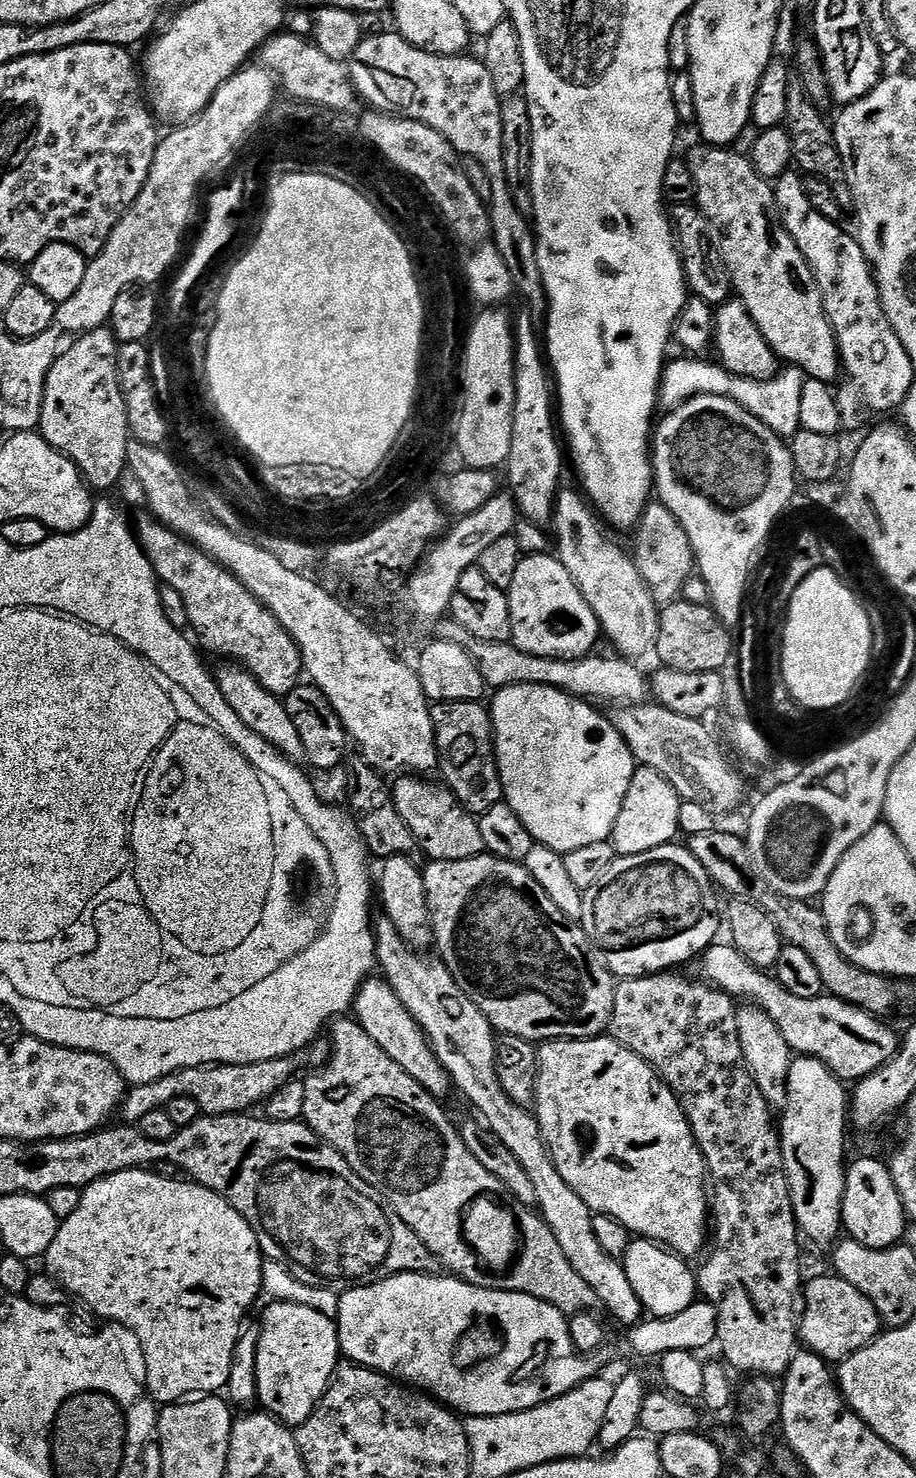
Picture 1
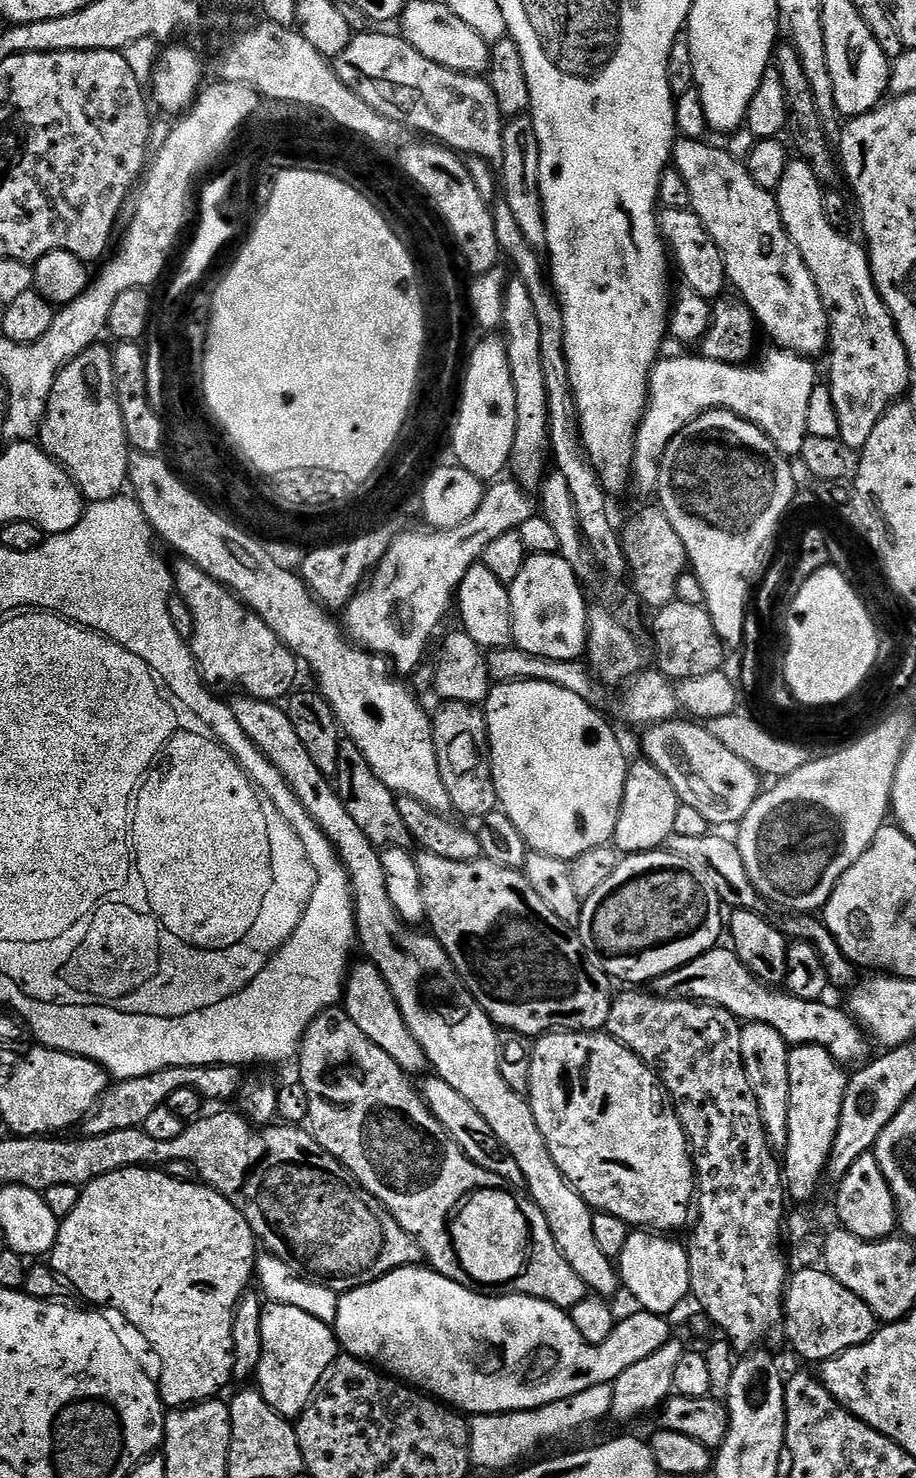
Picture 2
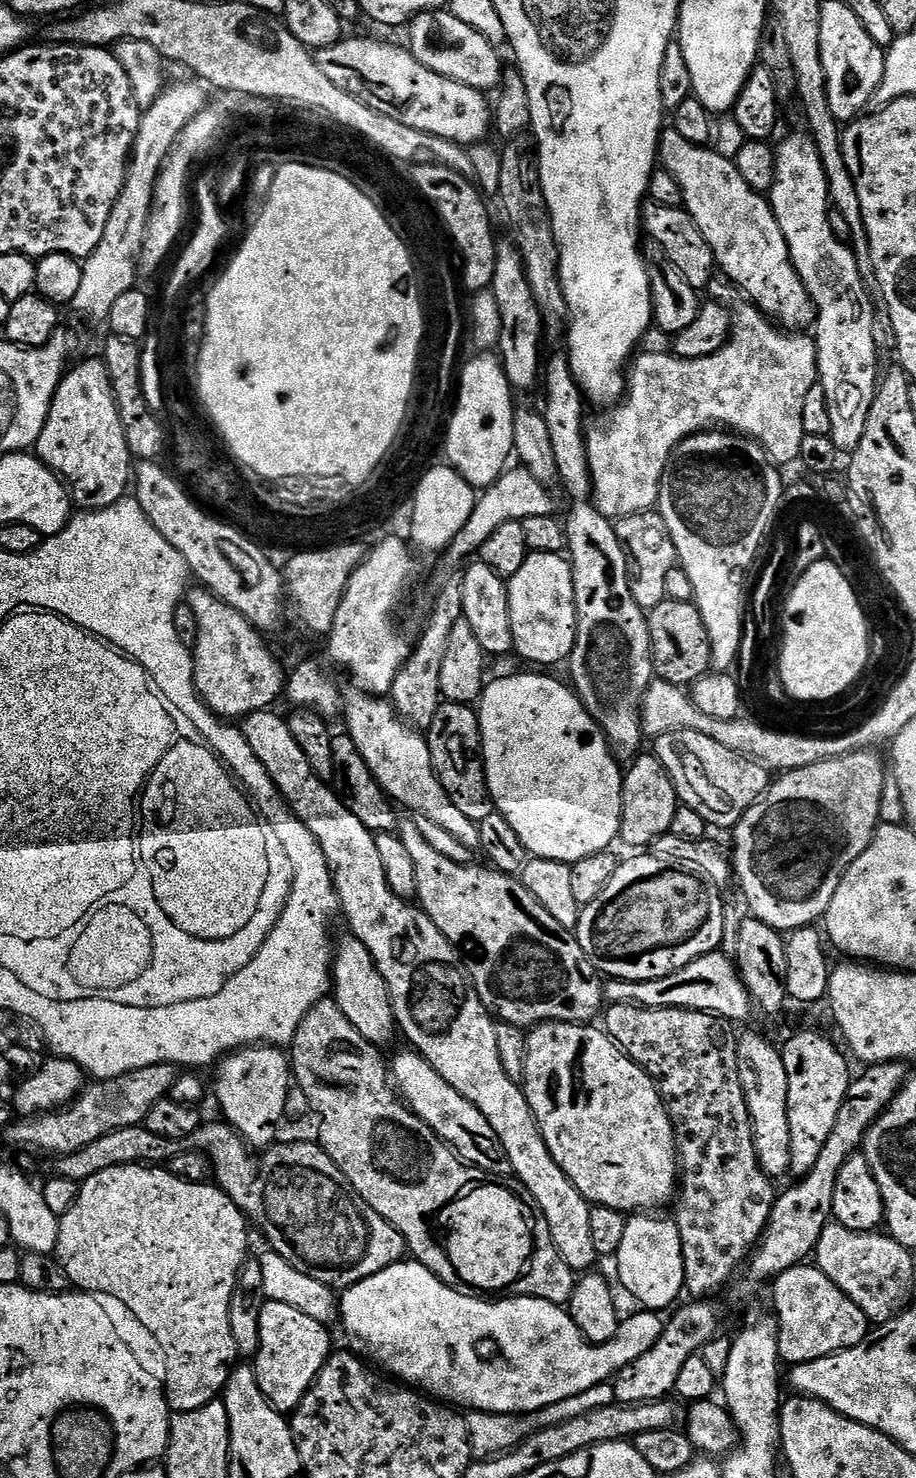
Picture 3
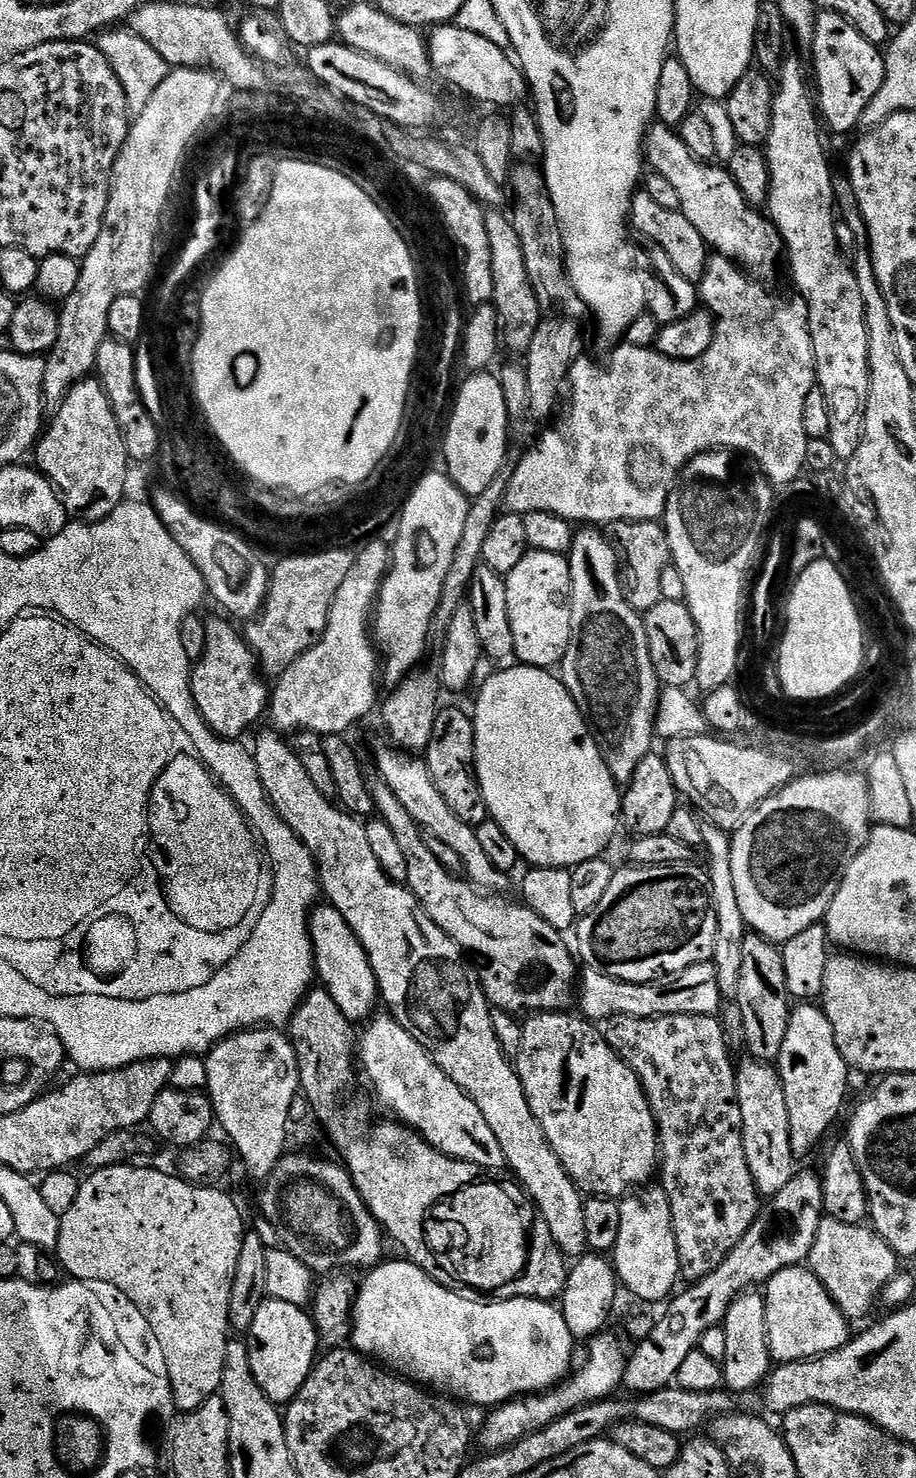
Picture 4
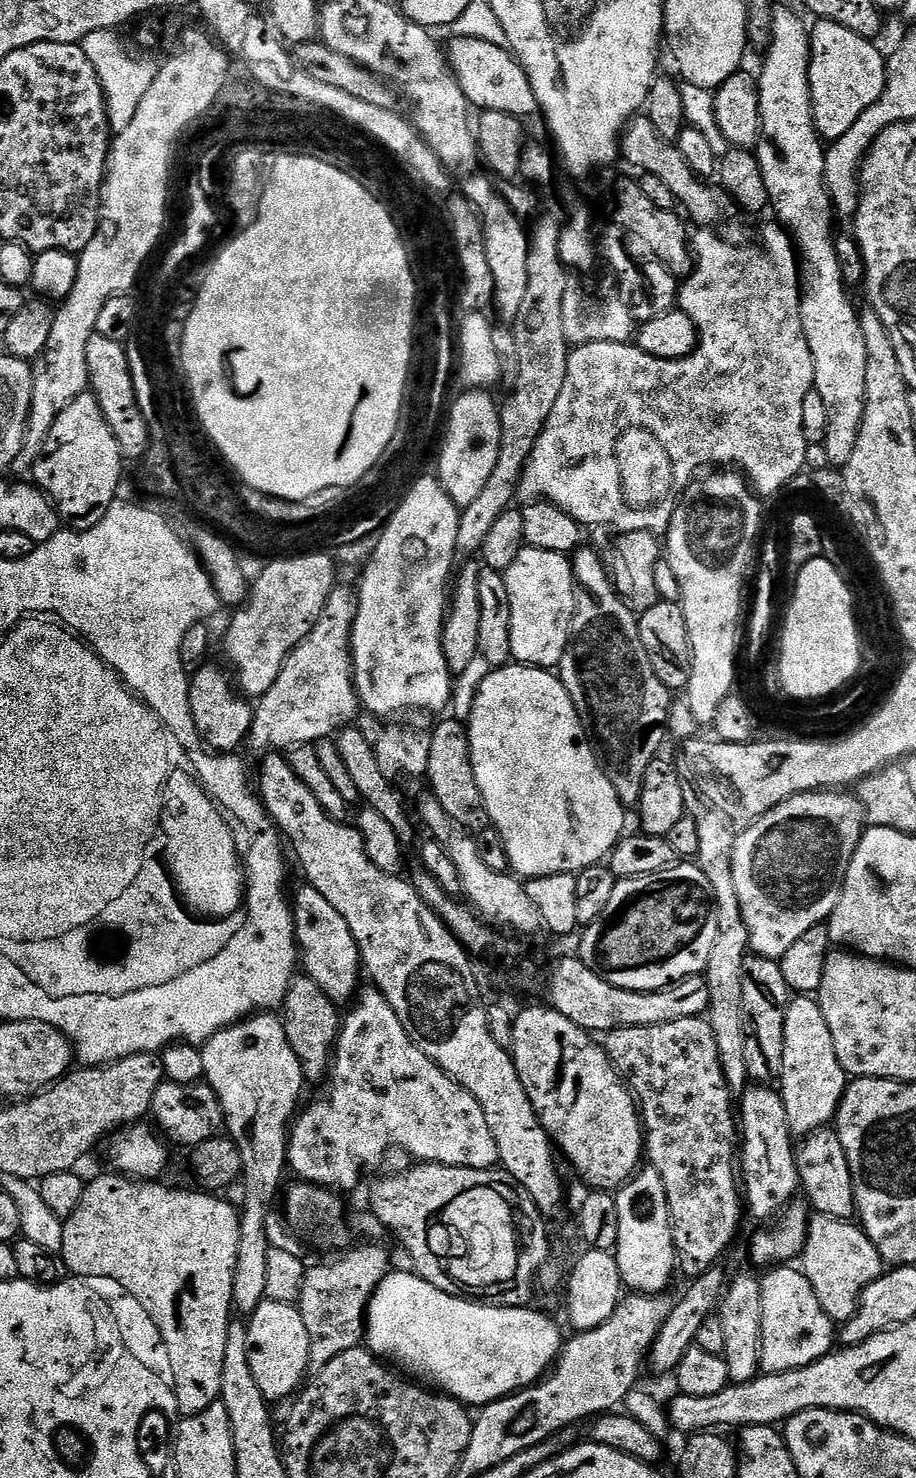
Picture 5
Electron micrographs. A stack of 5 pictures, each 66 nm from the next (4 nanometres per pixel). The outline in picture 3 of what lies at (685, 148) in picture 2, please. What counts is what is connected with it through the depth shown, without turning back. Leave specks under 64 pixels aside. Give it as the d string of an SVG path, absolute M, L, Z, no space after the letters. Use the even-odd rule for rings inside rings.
M668 126L660 133L658 160L665 170L674 174L674 182L682 186L683 207L690 218L694 218L698 230L702 230L702 238L710 242L710 250L714 250L719 271L725 272L729 276L727 279L733 285L736 283L748 295L745 297L779 327L785 330L811 329L816 323L816 307L812 304L798 270L794 270L782 226L778 226L774 218L771 203L761 193L750 190L742 174L738 174L735 159L728 160L711 147L686 142L686 138L682 138L676 128Z

